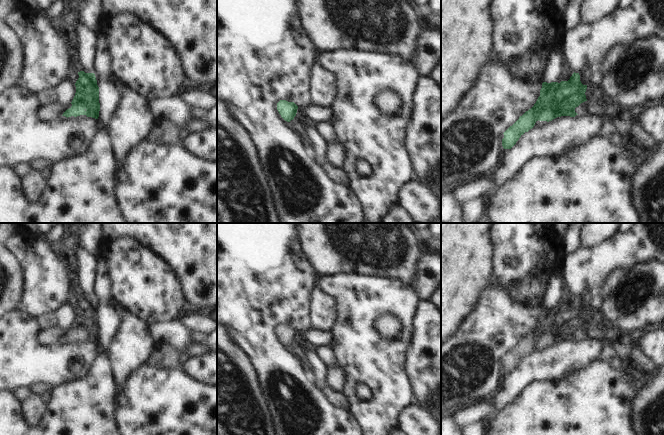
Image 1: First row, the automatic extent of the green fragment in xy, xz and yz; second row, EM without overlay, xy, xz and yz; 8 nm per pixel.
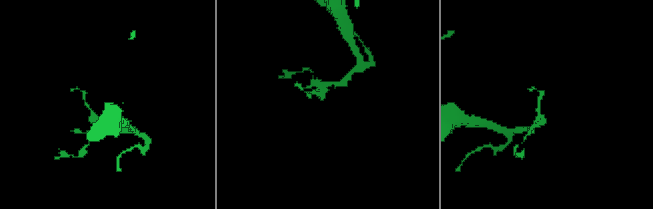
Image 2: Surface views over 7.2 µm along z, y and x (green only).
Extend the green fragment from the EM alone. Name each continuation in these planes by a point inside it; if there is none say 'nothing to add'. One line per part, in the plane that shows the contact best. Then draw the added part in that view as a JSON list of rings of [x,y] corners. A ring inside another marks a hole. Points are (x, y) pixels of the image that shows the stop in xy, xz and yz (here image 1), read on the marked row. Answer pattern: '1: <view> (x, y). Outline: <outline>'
nothing to add

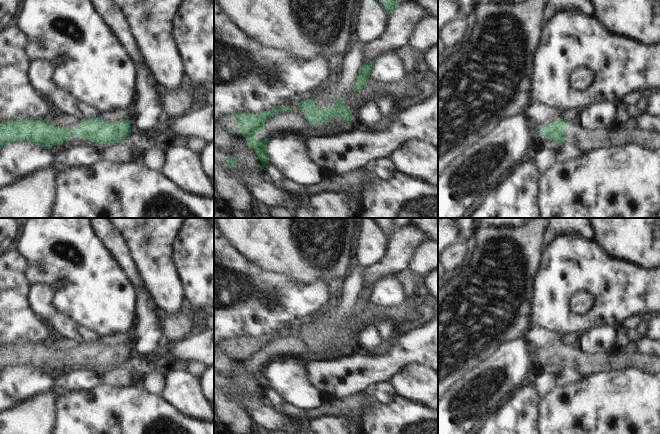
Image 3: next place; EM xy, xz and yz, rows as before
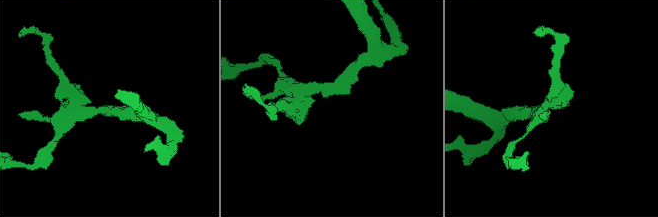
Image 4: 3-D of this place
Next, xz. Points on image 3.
1: xz (343, 127). Outline: [[[343,122],[338,126],[329,125],[328,127],[321,127],[321,128],[326,128],[327,130],[329,128],[334,128],[334,129],[340,131],[341,133],[344,133],[344,132],[348,131],[349,129],[351,129],[350,124],[346,123],[346,122]]]

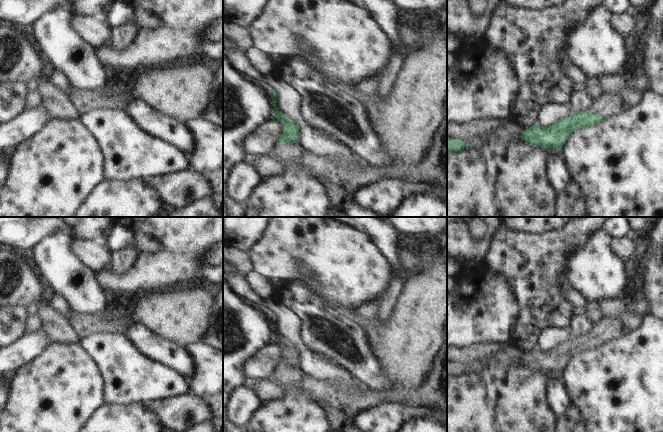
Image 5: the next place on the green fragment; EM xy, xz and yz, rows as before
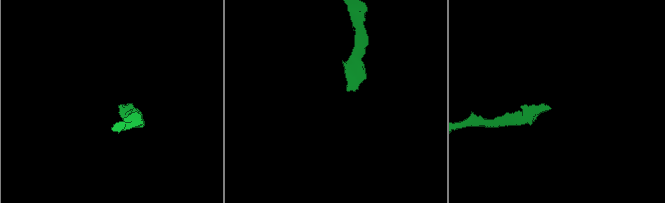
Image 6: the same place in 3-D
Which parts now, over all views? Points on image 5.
1: xz (288, 153). Outline: [[[297,139],[294,144],[288,141],[285,144],[279,144],[271,153],[271,157],[276,159],[281,164],[288,166],[293,164],[304,155],[304,149],[300,145],[300,141]]]

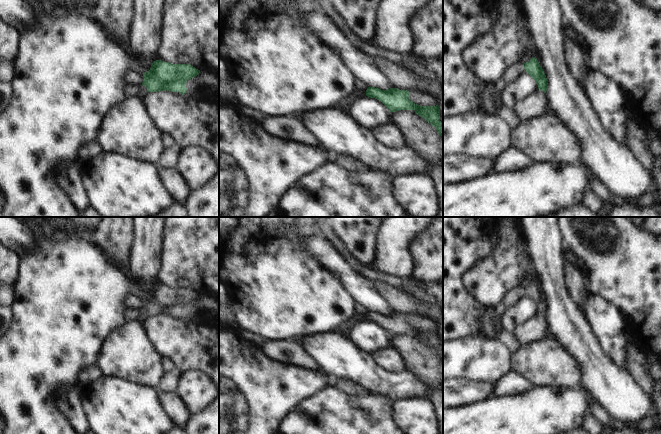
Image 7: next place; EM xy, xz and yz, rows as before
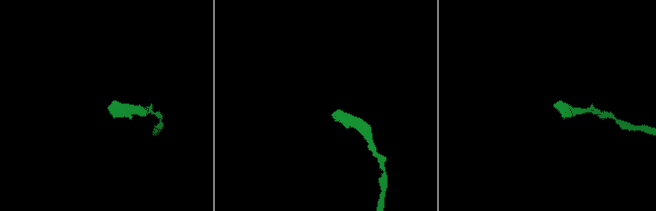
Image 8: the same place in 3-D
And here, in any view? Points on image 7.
1: xy (131, 90). Outline: [[[128,84],[124,88],[124,95],[126,99],[129,98],[143,98],[148,93],[148,90],[142,84]]]

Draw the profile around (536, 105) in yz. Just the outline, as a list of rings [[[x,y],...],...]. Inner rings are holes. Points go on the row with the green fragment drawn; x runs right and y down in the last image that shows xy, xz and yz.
[[[537,91],[519,102],[514,111],[519,120],[528,120],[547,115],[552,110],[547,94]]]

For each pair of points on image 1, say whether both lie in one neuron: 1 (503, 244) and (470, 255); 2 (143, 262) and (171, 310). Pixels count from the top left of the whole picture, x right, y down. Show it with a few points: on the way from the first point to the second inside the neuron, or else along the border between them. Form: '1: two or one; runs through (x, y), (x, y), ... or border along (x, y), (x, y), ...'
1: two; border along (490, 233), (493, 244), (493, 271)
2: one; runs through (143, 274), (143, 281), (159, 298)

